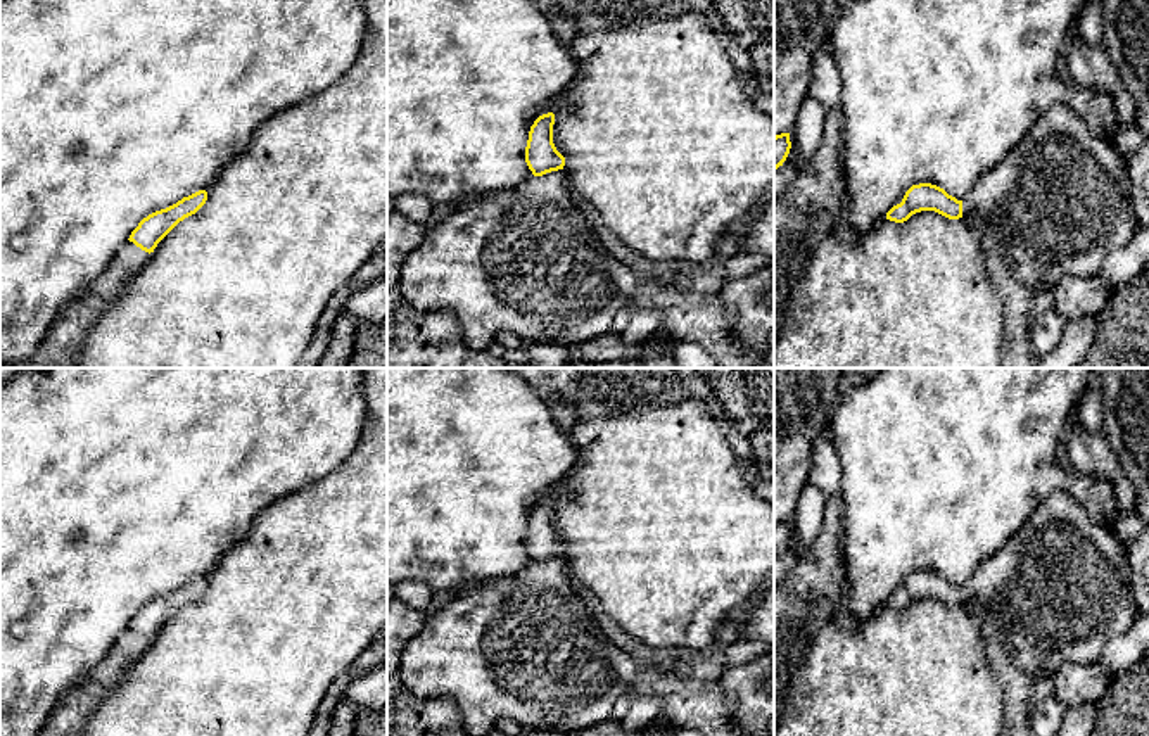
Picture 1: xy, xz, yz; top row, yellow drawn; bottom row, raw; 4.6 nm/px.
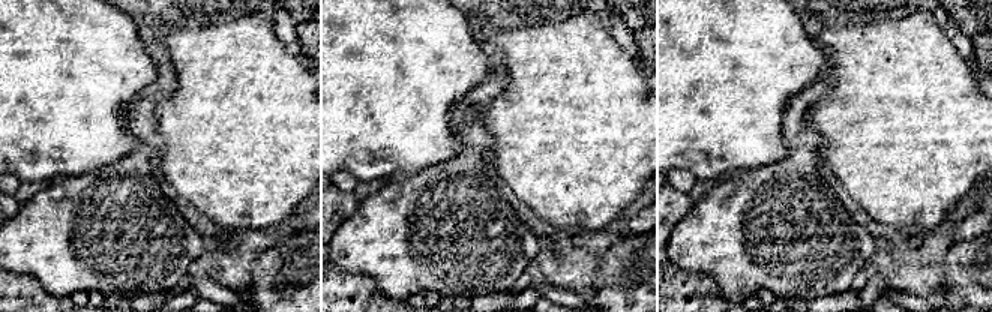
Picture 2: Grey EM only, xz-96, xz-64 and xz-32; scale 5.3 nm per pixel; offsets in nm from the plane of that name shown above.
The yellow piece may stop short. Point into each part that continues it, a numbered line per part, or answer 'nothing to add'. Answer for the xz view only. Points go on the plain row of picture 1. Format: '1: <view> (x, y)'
1: xz (526, 647)

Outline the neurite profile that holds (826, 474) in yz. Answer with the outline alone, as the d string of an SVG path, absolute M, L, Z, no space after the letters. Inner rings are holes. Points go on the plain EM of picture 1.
M828 427L822 428L812 446L812 466L809 482L819 487L826 498L841 492L841 466Z

